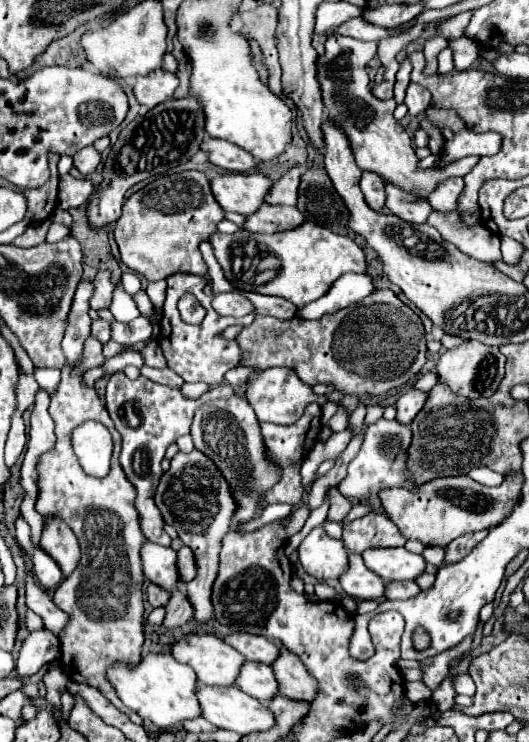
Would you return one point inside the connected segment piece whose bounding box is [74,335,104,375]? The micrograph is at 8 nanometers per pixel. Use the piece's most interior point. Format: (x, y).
(92, 357)

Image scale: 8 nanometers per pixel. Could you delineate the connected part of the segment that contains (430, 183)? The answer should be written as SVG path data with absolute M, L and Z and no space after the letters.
M332 35L326 41L326 61L318 61L318 81L322 89L322 99L326 107L326 115L336 123L346 127L346 135L350 135L350 145L354 147L354 157L360 169L378 173L382 179L392 183L394 187L416 195L420 199L428 199L428 195L446 179L462 177L472 171L478 163L478 157L470 155L458 159L442 169L428 167L418 169L418 157L414 153L412 141L402 125L392 117L396 109L396 101L380 101L370 93L370 79L366 73L368 61L376 55L376 41L356 41L344 35Z

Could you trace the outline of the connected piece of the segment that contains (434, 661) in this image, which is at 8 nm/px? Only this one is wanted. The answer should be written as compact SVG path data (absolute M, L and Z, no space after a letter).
M472 635L466 637L462 643L458 643L458 645L452 647L452 649L448 649L448 651L444 651L444 653L440 653L440 655L434 655L434 657L430 657L430 659L424 659L424 661L422 661L424 683L434 691L434 689L442 683L442 679L448 675L450 665L452 665L456 659L460 659L460 657L470 649L470 645L472 645Z

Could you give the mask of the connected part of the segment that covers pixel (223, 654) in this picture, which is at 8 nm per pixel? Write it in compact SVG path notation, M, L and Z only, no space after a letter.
M188 633L172 647L174 659L190 665L202 685L234 687L246 659L216 635Z

